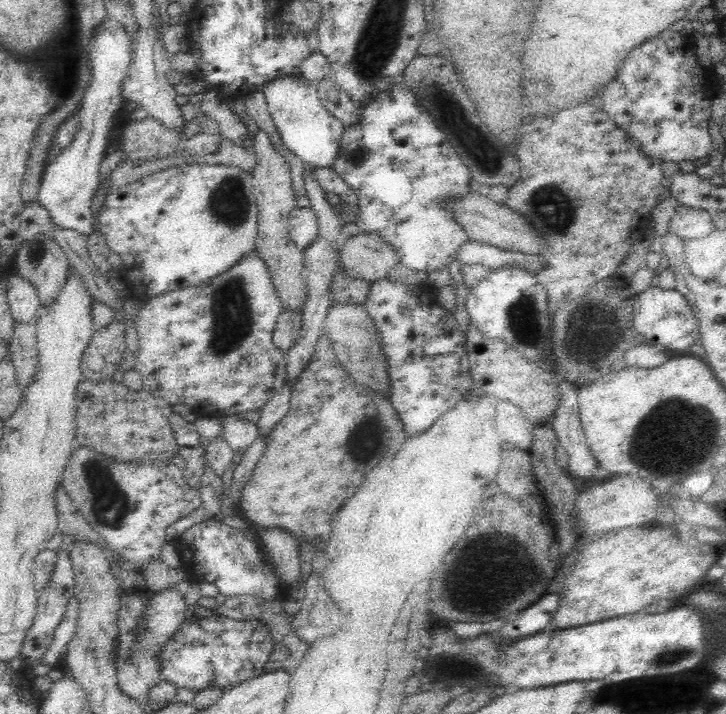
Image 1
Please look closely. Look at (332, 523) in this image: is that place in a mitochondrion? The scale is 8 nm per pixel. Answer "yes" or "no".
no

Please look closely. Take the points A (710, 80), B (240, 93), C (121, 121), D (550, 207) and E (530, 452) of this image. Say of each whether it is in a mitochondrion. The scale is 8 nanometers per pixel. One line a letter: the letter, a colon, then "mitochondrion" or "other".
A: other
B: other
C: other
D: mitochondrion
E: other

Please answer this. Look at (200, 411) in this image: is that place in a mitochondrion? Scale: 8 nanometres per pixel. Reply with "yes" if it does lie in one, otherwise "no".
no

